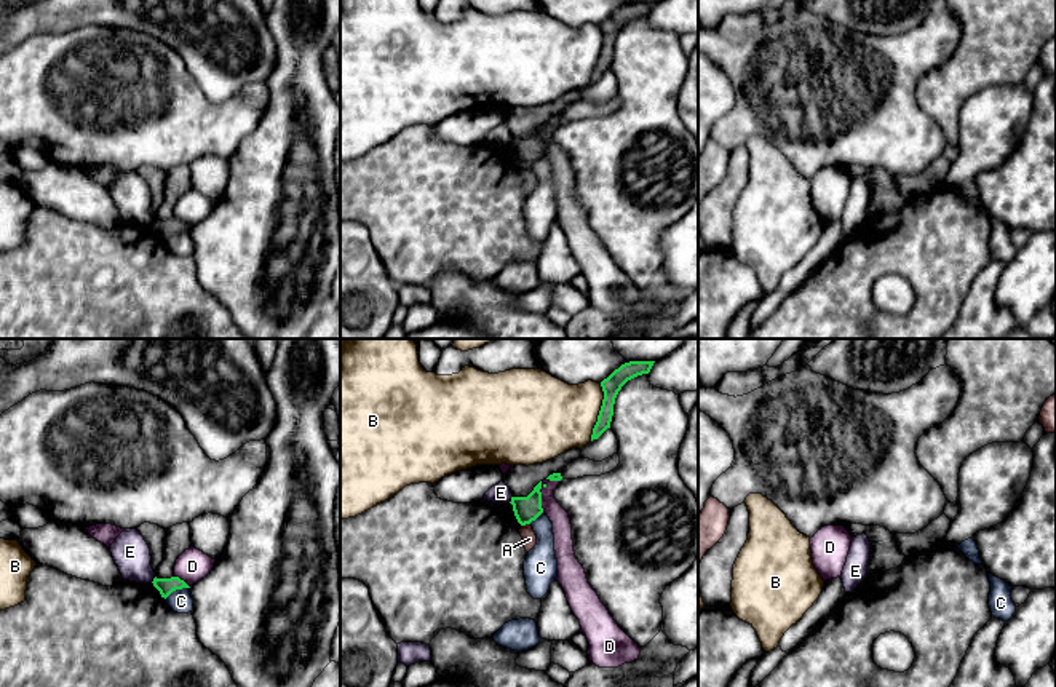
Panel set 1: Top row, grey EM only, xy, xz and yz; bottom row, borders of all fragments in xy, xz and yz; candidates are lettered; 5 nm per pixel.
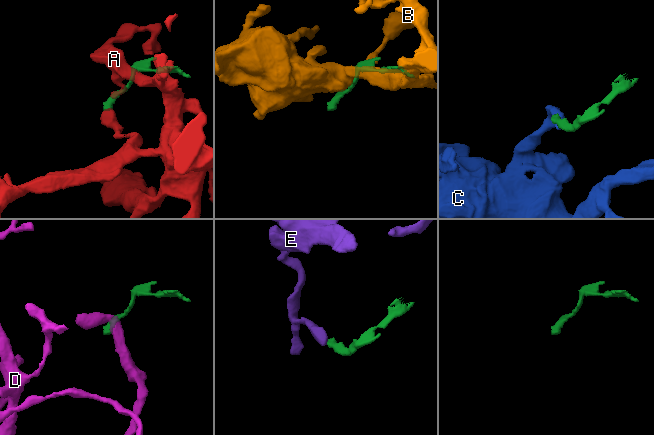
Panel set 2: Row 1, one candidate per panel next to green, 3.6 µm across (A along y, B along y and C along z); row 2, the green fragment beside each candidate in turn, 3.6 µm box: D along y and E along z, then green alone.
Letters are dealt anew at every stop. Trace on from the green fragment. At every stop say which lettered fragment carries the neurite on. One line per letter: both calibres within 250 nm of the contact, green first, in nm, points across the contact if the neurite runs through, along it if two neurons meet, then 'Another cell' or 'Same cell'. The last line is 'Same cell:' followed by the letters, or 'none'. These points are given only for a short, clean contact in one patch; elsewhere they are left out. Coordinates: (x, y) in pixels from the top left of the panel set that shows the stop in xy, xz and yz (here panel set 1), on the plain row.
A: Thickness 130 nm (green) against 80 nm. Boundary: xz (529, 165), (521, 168). Another cell
B: Thickness 90 nm (green) against 380 nm. Another cell
C: Thickness 80 nm (green) against 120 nm. Boundary: xy (189, 229), (174, 232), (165, 242). Another cell
D: Thickness 130 nm (green) against 100 nm. Boundary: xz (540, 123), (540, 149), (543, 154). Another cell
E: Thickness 130 nm (green) against 100 nm. Boundary: xz (512, 138), (508, 144). Another cell
Same cell: none

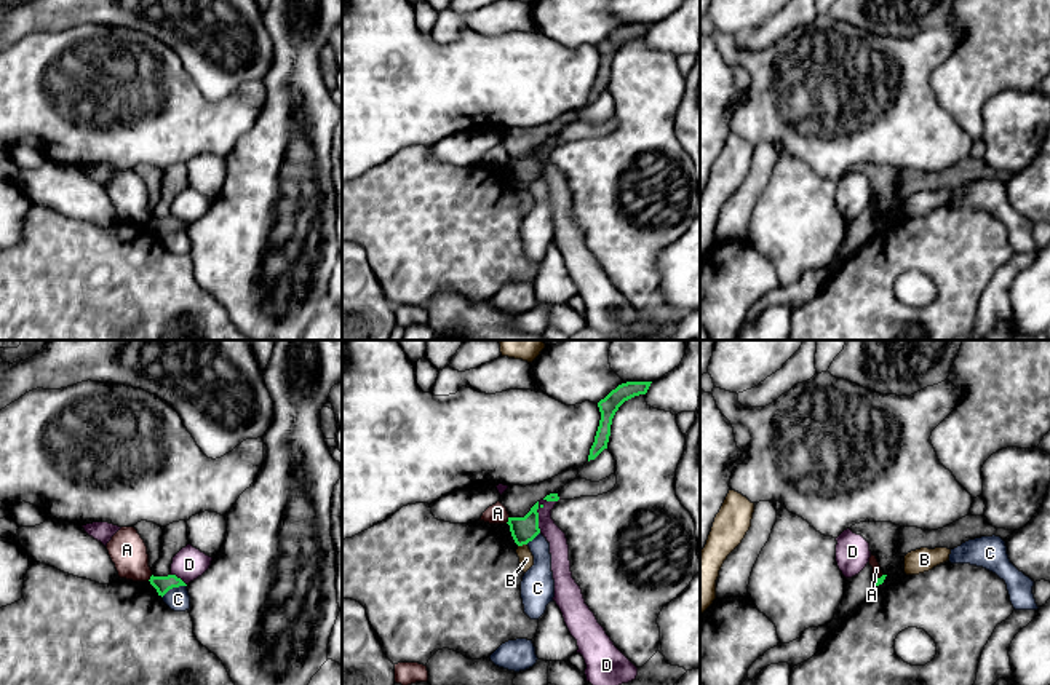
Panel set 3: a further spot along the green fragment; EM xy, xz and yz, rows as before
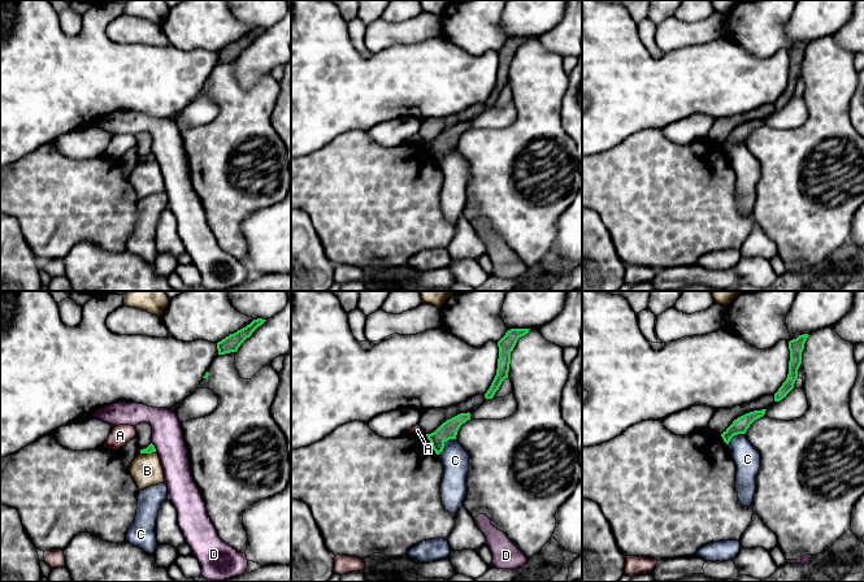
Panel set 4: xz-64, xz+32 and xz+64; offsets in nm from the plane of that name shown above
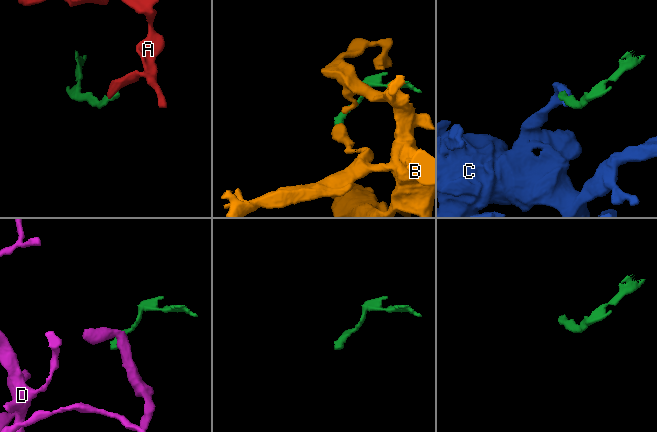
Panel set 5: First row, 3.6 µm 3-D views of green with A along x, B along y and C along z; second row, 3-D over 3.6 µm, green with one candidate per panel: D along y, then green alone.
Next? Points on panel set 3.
A: Thickness 130 nm (green) against 100 nm. Boundary: xz (509, 158), (505, 165). Another cell
B: Thickness 130 nm (green) against 80 nm. Boundary: xz (526, 186), (518, 189). Another cell
C: Thickness 80 nm (green) against 120 nm. Boundary: xy (186, 227), (171, 230), (162, 240). Another cell
D: Thickness 130 nm (green) against 100 nm. Boundary: xz (537, 144), (537, 170), (540, 174). Another cell
Same cell: none

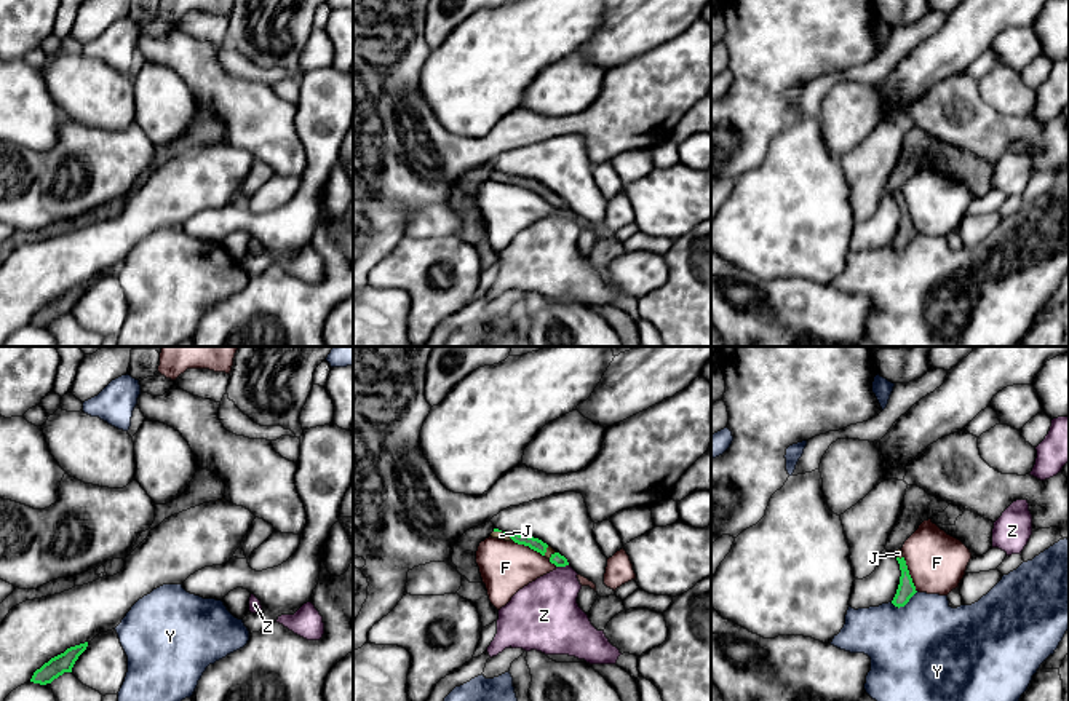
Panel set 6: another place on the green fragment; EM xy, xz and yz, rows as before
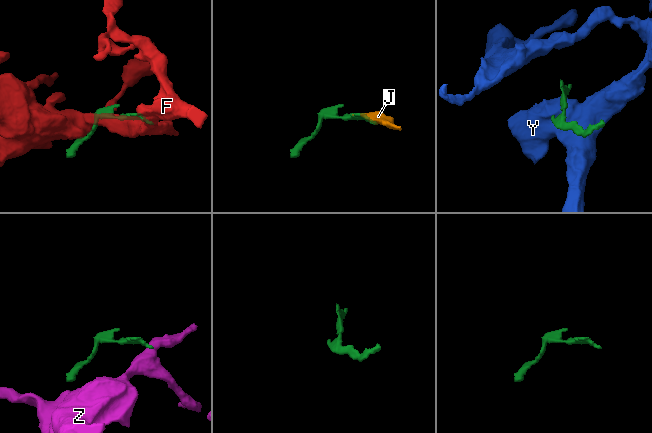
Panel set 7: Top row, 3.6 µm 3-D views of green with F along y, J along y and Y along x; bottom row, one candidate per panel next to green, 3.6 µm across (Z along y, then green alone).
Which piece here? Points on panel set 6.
F: Thickness 90 nm (green) against 300 nm. Another cell
J: Thickness 70 nm (green) against 50 nm. Path across: xz (537, 187), (504, 174), (500, 178). Same cell
Y: Thickness 90 nm (green) against 500 nm. Boundary: yz (917, 233), (903, 248), (895, 249), (890, 245). Another cell
Z: Thickness 60 nm (green) against 340 nm. Boundary: xz (568, 206), (556, 209). Another cell
Same cell: J

